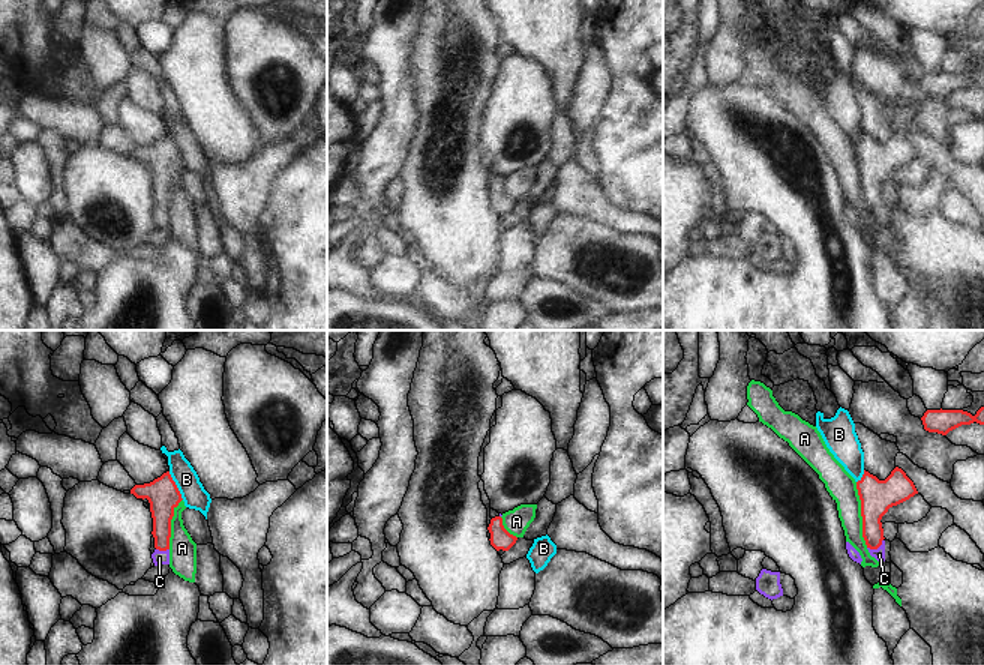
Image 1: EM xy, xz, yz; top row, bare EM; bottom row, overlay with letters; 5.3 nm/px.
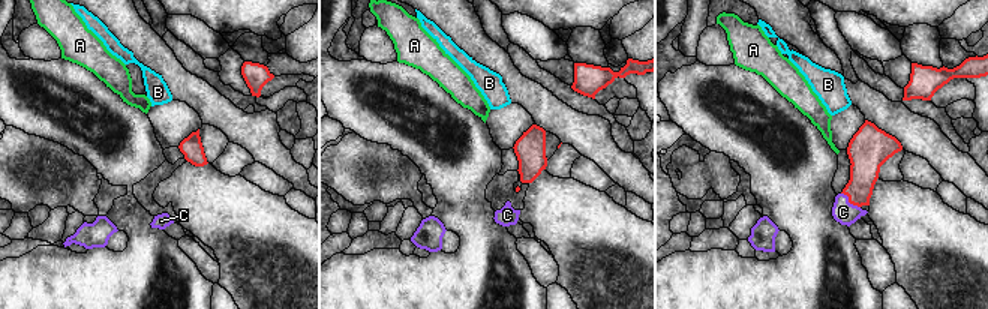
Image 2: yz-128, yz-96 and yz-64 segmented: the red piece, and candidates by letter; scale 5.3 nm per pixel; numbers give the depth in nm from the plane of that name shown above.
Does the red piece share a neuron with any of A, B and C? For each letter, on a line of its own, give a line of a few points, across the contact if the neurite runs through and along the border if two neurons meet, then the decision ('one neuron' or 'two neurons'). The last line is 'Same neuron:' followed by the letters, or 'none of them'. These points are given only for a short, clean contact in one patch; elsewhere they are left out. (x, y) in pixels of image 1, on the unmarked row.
A: line yz (855, 146), (860, 164), (861, 200), (867, 210); two neurons
B: line xy (168, 135), (183, 162); two neurons
C: line yz (875, 165), (873, 203), (876, 212), (879, 218); one neuron
Same neuron: C

